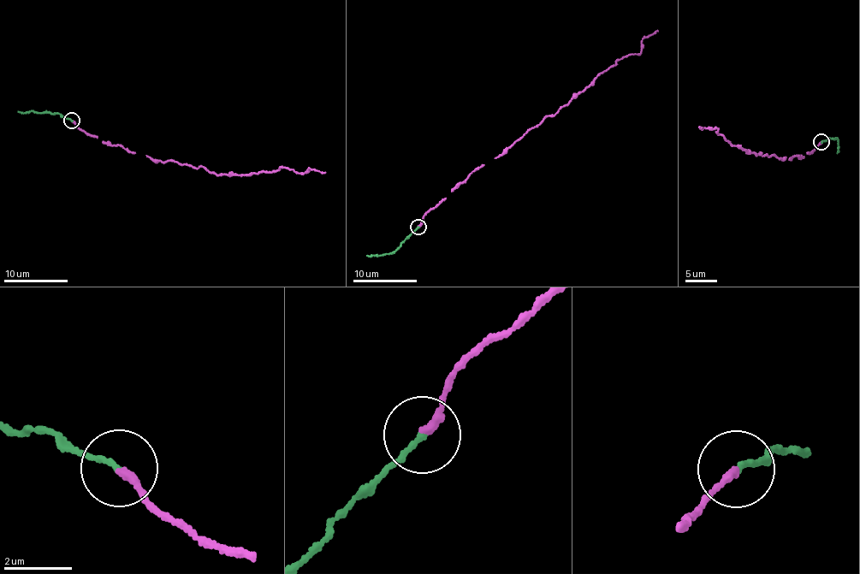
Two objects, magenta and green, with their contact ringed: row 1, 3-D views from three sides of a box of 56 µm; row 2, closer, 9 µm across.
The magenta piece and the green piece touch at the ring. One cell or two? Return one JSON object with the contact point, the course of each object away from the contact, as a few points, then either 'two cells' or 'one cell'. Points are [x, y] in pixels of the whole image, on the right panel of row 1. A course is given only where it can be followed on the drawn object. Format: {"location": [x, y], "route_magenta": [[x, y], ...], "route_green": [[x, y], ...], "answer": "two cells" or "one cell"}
{"location": [821, 142], "route_magenta": [[821, 143], [803, 157], [781, 158], [775, 154], [755, 155], [732, 145], [719, 134], [716, 128], [698, 127]], "route_green": [[821, 142], [829, 138], [836, 139], [836, 153]], "answer": "one cell"}

